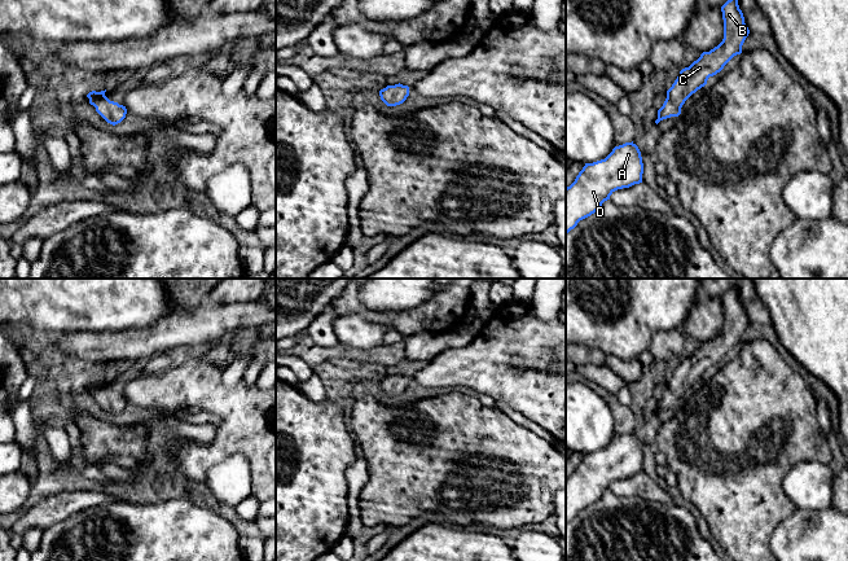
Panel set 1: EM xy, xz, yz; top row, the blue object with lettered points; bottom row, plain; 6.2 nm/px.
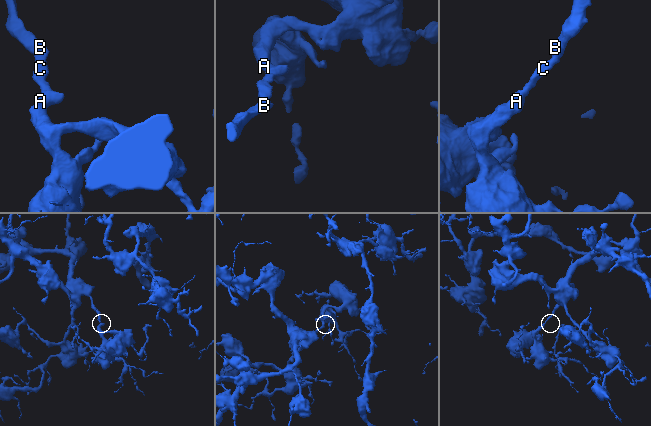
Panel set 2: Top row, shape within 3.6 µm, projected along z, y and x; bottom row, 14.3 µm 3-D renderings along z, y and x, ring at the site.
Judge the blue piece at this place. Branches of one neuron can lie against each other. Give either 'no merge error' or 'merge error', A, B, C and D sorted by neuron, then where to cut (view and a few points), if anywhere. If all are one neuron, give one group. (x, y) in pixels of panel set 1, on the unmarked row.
no merge error; groups A B C D; cut none

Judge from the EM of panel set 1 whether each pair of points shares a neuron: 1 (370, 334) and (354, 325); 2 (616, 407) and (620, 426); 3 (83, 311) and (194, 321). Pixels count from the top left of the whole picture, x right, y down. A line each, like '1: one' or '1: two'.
1: one
2: one
3: two

